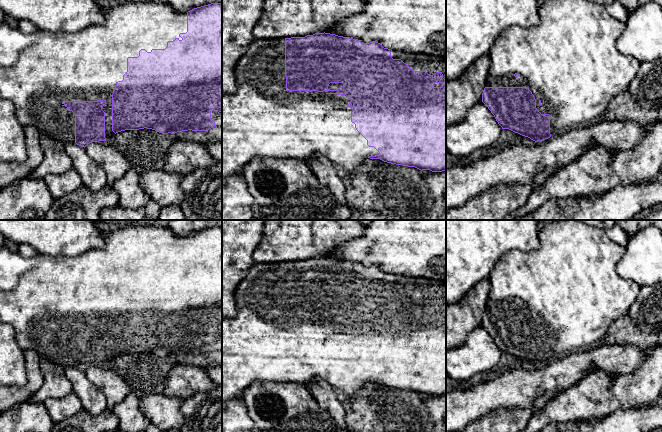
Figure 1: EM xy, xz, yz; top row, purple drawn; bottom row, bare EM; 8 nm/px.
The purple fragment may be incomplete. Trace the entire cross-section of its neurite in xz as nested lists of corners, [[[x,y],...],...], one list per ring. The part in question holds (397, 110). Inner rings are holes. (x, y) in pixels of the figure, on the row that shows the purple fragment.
[[[315,33],[305,37],[254,40],[248,51],[235,66],[236,91],[222,95],[222,184],[230,175],[242,173],[254,159],[301,159],[307,161],[319,154],[337,164],[348,173],[356,173],[367,159],[415,167],[432,172],[446,171],[446,58],[424,53],[396,51],[384,48],[380,43],[338,36],[330,33]]]

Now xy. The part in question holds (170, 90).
[[[129,1],[119,3],[116,7],[109,7],[107,4],[103,7],[102,13],[105,16],[105,22],[102,24],[91,25],[80,31],[73,33],[66,32],[47,32],[37,30],[30,34],[21,32],[16,23],[9,24],[6,20],[0,21],[0,99],[11,101],[15,106],[15,116],[23,127],[34,126],[41,136],[54,138],[62,144],[76,143],[81,147],[86,147],[91,142],[107,141],[118,132],[125,130],[152,129],[162,134],[175,134],[182,131],[206,131],[214,127],[222,127],[222,3],[211,3],[201,7],[194,8],[188,12],[178,12],[172,9],[167,3],[149,1]]]

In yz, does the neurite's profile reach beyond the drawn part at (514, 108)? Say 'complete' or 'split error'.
split error

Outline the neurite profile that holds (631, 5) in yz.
[[[618,0],[631,15],[639,6],[650,1],[658,3],[662,8],[662,0]]]

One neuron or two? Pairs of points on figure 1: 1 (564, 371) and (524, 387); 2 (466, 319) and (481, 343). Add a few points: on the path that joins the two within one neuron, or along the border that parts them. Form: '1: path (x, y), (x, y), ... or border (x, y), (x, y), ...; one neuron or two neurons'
1: path (554, 376), (534, 382); one neuron
2: border (481, 324), (476, 326), (467, 338), (456, 346); two neurons

